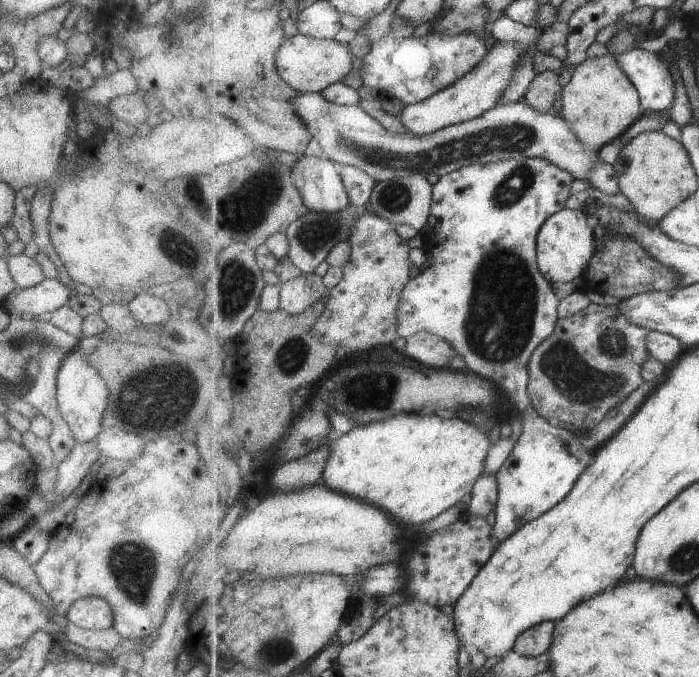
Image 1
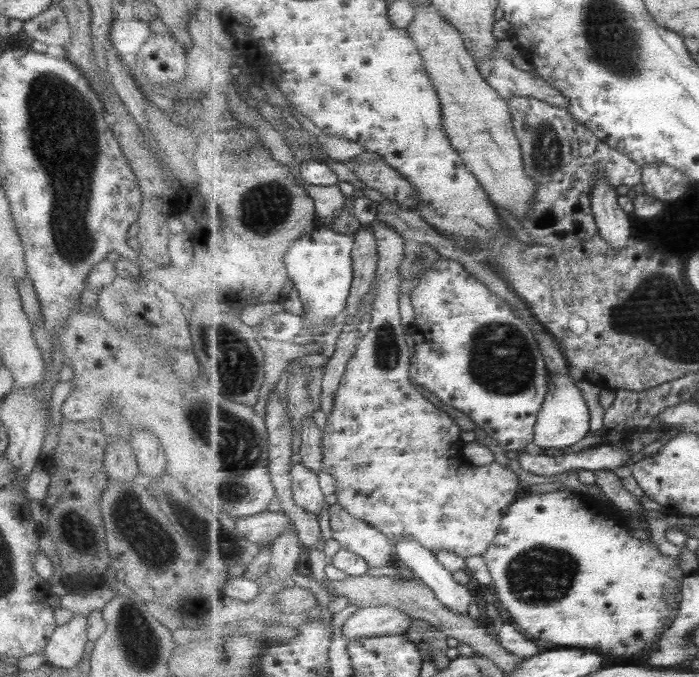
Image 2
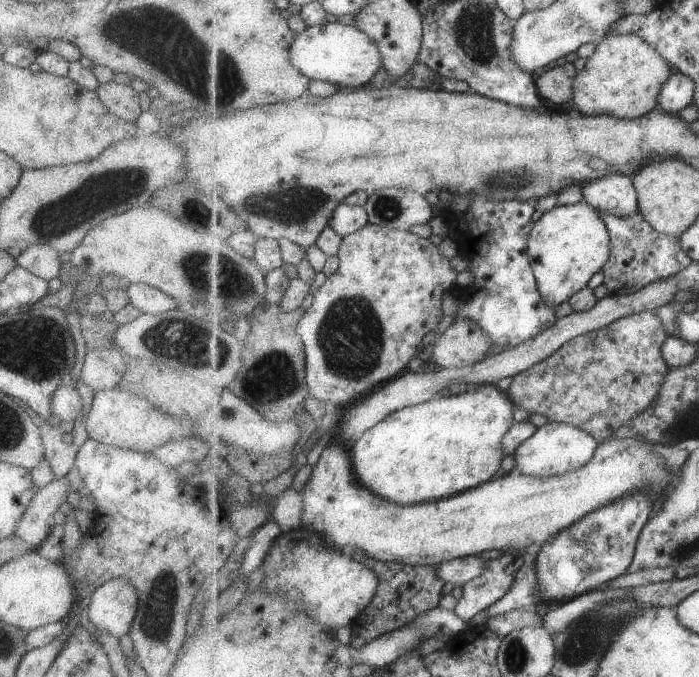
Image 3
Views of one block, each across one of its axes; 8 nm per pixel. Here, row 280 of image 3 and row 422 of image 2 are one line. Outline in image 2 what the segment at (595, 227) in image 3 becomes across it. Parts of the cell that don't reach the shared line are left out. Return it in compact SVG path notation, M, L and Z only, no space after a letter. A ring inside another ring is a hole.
M550 374L550 391L538 415L534 445L544 449L565 449L573 446L583 440L591 428L589 408L585 404L581 390L575 385L575 377L570 374Z

